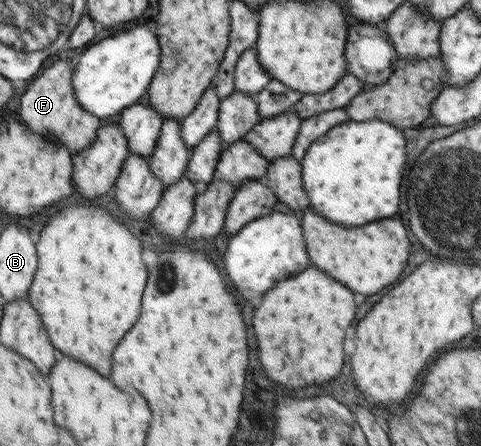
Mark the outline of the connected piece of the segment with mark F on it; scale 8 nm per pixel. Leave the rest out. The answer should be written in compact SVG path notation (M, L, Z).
M61 59L45 67L45 73L41 71L17 101L18 107L21 107L21 117L25 119L23 123L29 123L29 129L69 148L72 155L95 141L101 123L99 116L86 110L74 96L74 66L75 63L69 59Z

